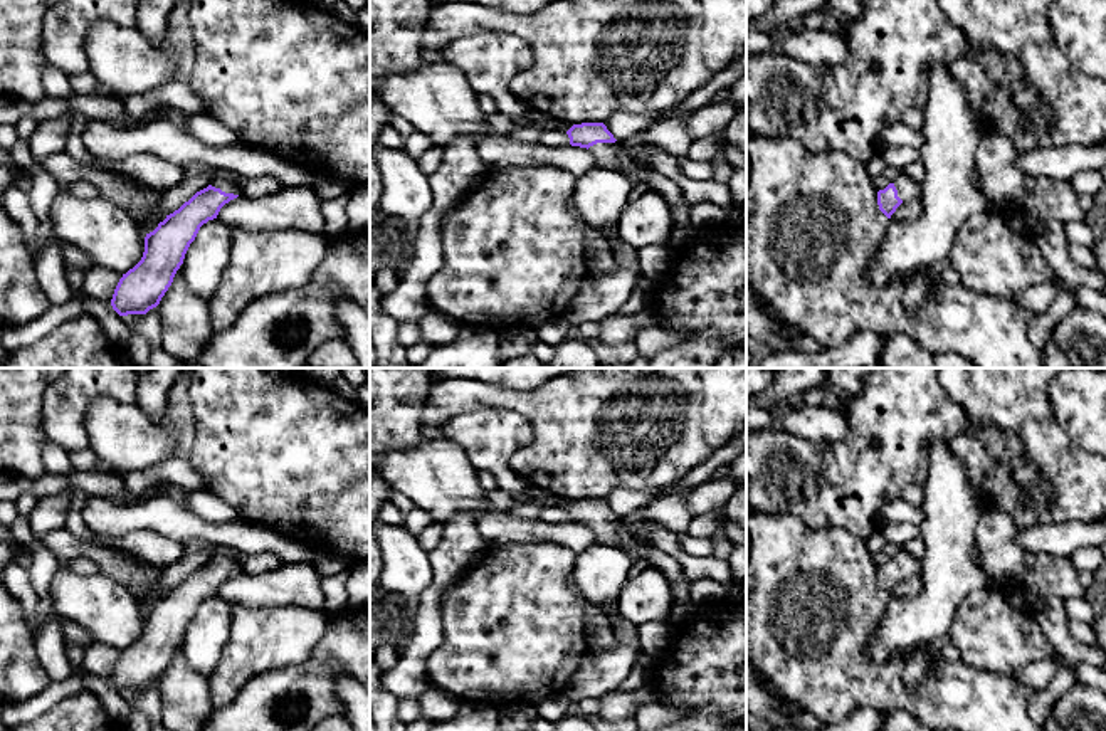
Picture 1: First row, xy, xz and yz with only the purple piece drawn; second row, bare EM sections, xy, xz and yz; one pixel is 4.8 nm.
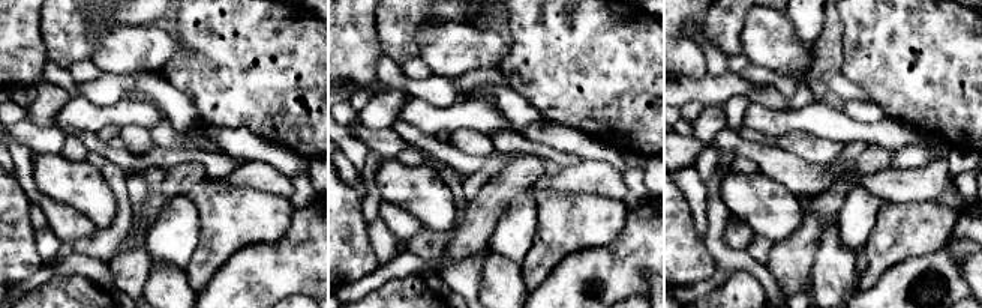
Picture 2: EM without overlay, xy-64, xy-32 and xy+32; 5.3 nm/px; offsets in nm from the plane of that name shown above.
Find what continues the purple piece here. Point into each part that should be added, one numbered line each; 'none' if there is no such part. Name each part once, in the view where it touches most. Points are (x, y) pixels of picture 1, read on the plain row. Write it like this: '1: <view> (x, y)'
1: xy (229, 562)

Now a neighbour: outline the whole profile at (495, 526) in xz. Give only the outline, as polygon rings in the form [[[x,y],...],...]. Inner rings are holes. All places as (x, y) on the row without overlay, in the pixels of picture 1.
[[[487,511],[476,519],[476,529],[487,543],[555,543],[580,553],[595,544],[595,534],[580,523],[545,523],[508,513]]]

